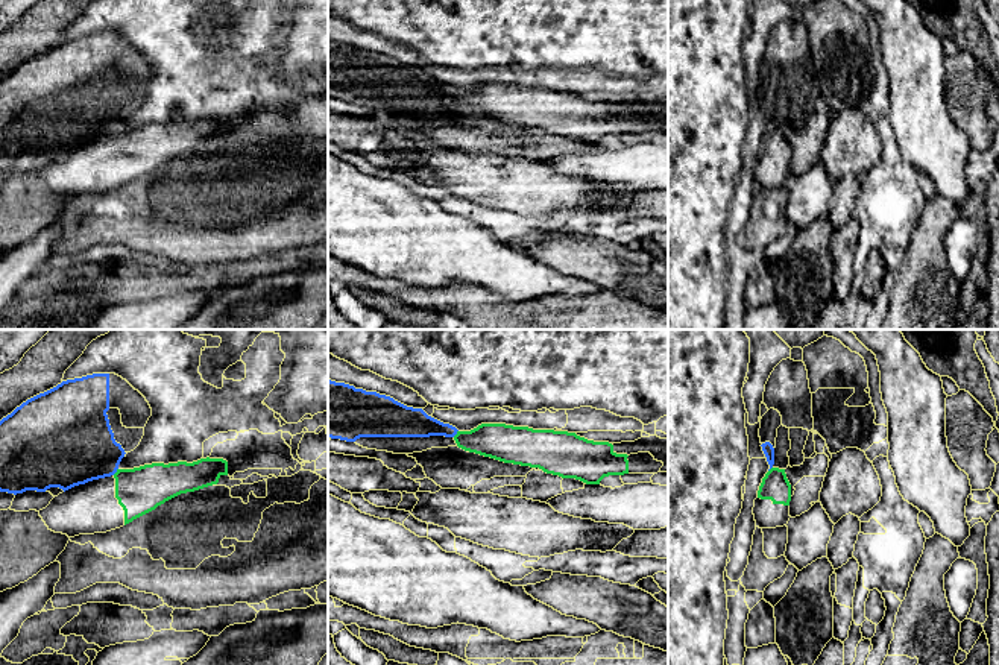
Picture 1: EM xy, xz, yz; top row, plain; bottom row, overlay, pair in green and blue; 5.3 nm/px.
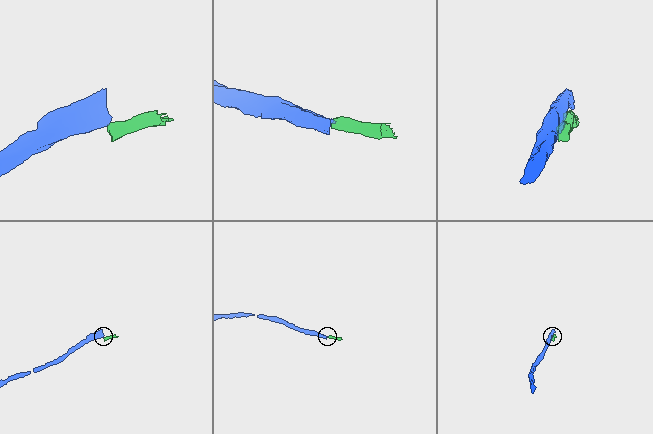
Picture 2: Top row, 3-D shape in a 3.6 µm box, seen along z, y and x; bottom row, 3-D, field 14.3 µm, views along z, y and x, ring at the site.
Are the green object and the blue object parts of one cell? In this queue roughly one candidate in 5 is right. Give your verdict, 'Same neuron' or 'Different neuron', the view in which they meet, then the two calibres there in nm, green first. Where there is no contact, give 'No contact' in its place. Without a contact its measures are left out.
Different neuron. Touches green in xy. Thickness 240 nm (green) against 400 nm

